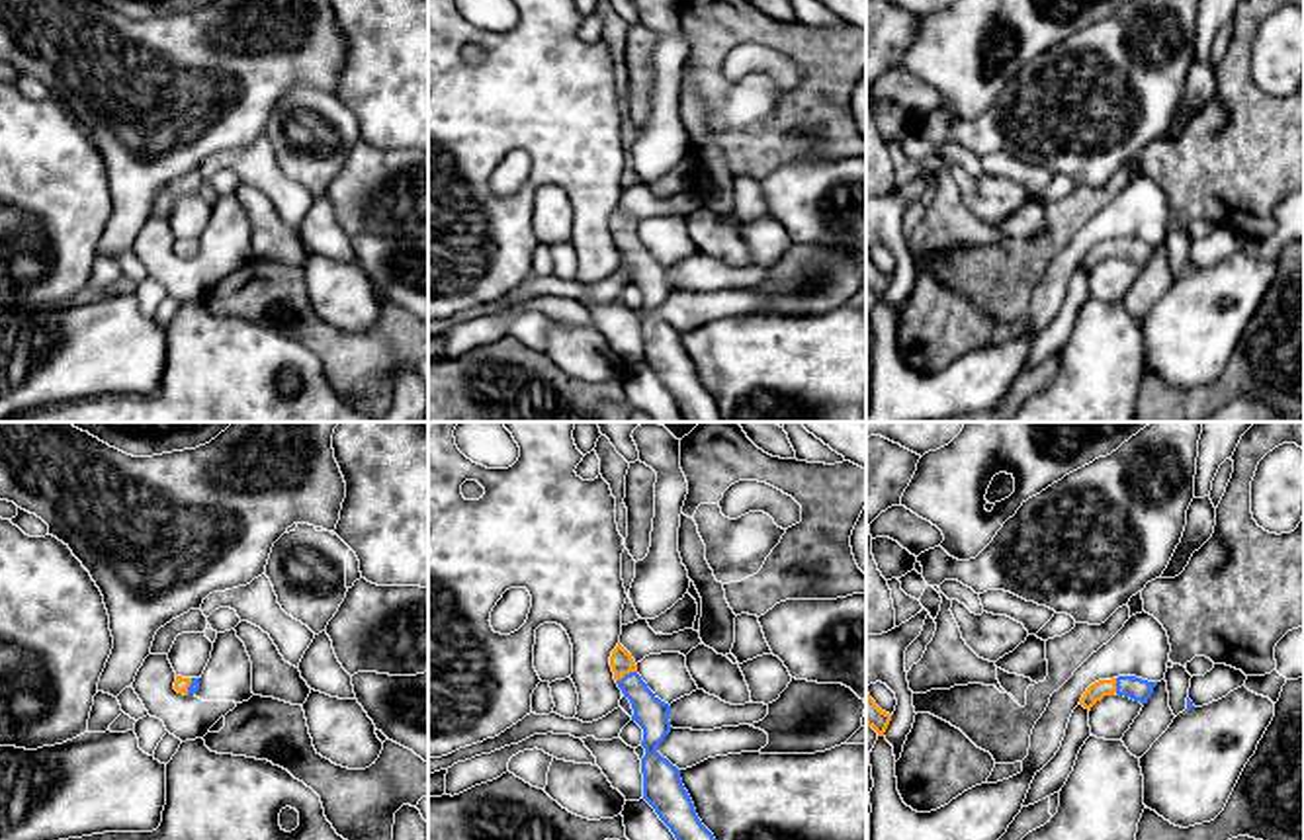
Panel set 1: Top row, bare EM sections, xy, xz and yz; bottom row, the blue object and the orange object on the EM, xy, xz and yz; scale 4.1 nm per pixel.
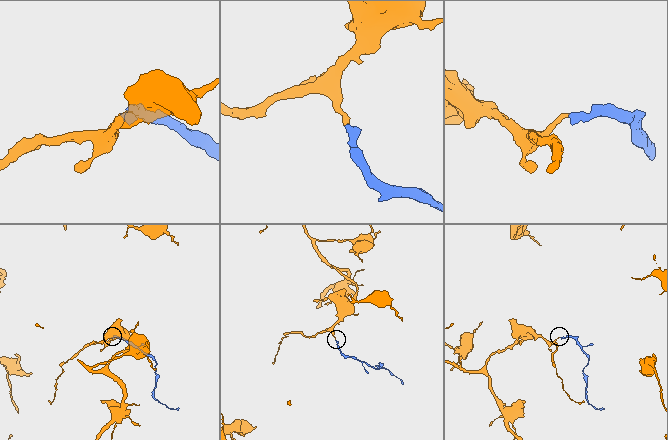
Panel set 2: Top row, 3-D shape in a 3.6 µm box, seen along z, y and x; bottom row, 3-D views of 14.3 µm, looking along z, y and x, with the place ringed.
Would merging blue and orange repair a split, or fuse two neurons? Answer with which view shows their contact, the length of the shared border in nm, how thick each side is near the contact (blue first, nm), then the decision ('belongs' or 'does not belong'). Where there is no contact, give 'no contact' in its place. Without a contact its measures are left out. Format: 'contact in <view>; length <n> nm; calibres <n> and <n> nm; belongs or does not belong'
contact in xz; length 100 nm; calibres 140 and 90 nm; belongs

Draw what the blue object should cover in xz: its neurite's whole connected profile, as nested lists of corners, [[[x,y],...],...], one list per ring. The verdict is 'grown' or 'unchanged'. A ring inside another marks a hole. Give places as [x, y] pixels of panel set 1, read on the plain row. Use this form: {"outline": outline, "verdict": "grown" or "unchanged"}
{"outline": [[[620,205],[612,213],[610,229],[618,250],[631,266],[631,283],[643,291],[643,361],[671,391],[686,422],[721,422],[714,397],[698,381],[682,348],[680,332],[657,315],[657,309],[673,291],[669,283],[671,268],[647,250],[637,236],[635,223]]], "verdict": "grown"}

